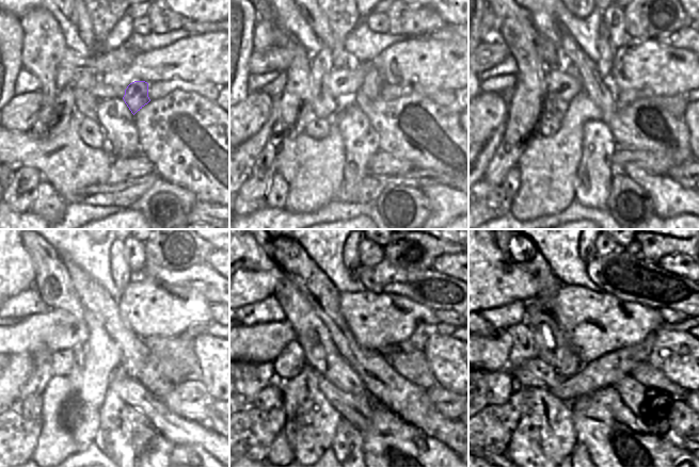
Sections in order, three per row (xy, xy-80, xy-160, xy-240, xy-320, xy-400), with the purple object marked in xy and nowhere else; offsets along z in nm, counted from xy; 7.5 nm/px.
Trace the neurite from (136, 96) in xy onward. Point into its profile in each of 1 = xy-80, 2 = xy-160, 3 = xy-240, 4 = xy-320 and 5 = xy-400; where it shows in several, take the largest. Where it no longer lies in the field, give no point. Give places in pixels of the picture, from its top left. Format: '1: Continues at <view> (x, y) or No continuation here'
1: Continues at xy-80 (372, 84)
2: Continues at xy-160 (610, 55)
3: Continues at xy-240 (122, 274)
4: Continues at xy-320 (350, 251)
5: Continues at xy-400 (587, 251)

